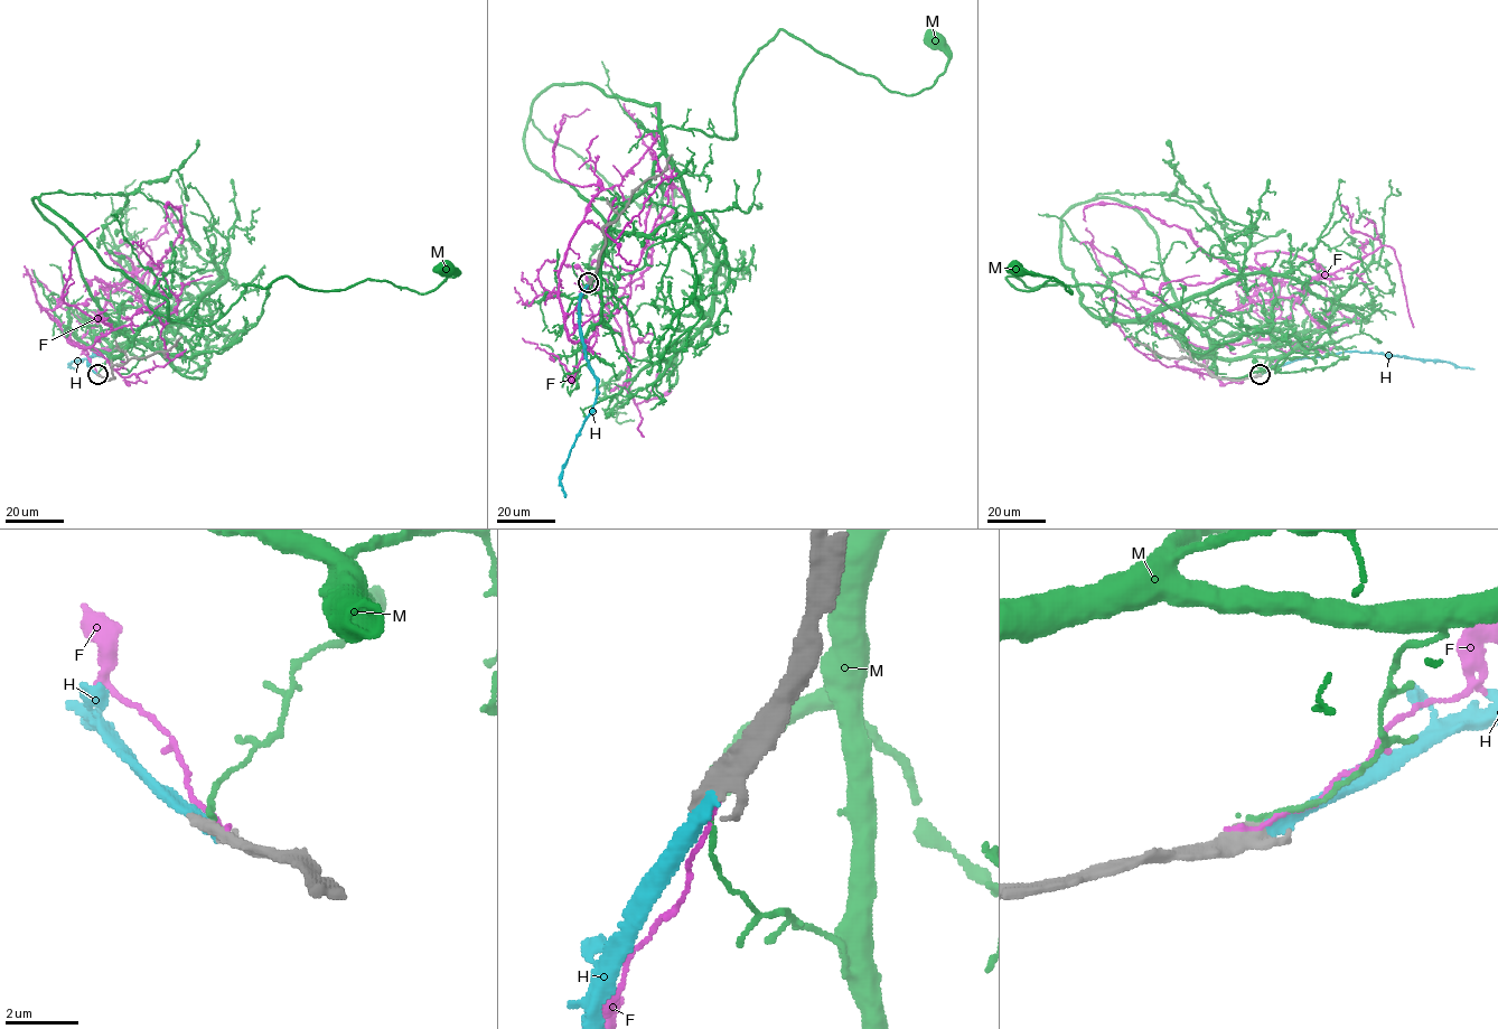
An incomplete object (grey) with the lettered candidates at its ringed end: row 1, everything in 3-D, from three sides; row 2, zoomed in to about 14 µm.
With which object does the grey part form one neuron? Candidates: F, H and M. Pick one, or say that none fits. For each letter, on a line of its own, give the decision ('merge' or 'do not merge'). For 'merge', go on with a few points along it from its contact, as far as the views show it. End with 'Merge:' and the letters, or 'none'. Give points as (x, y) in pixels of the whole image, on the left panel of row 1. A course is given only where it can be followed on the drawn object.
F: do not merge
H: merge; it runs (97, 374), (89, 365), (89, 358), (97, 352), (105, 352), (72, 362), (69, 366), (74, 370)
M: do not merge
Merge: H

